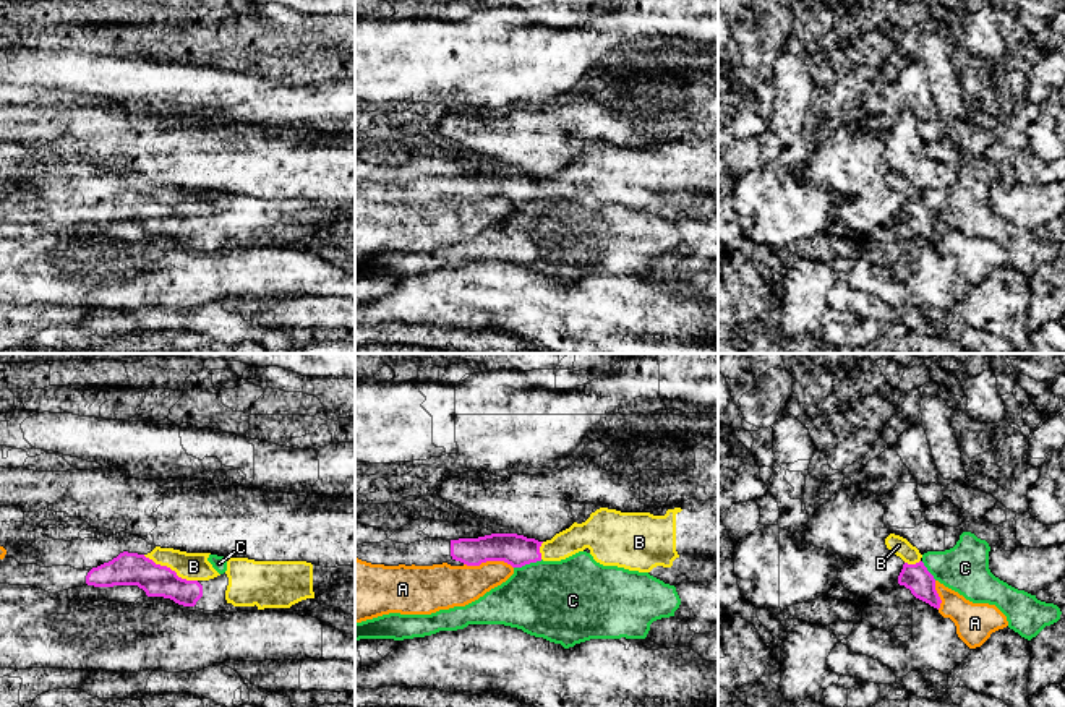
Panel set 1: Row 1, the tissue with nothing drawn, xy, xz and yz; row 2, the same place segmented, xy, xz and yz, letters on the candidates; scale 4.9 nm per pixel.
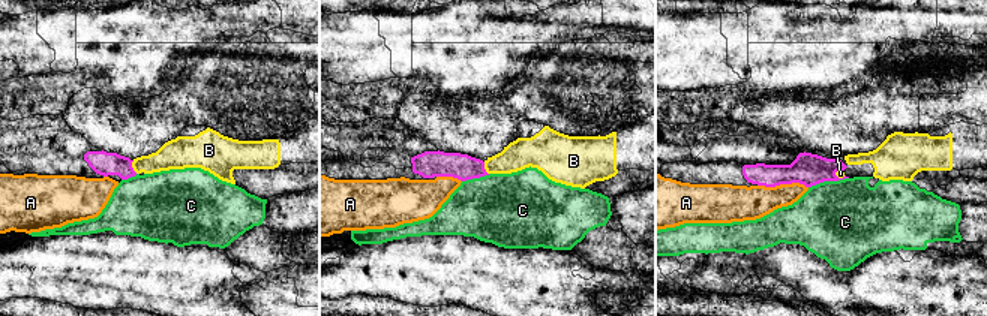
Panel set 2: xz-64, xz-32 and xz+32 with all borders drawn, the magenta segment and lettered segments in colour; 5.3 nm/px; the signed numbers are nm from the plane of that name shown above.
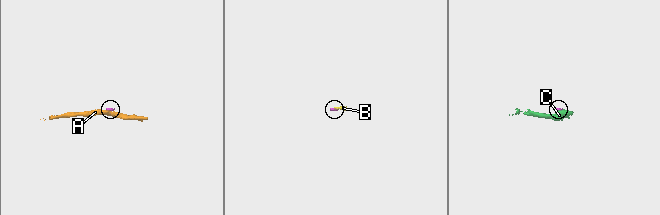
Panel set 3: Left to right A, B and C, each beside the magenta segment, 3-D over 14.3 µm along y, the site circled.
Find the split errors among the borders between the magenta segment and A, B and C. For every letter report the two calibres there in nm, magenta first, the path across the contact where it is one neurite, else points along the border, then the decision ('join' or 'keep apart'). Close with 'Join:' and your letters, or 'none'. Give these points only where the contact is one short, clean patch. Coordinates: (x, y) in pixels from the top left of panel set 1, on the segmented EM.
A: 160 nm thick on the magenta side, 220 nm on the other; border along xz (464, 563), (506, 561), (513, 568); keep apart
B: 160 nm thick on the magenta side, 140 nm on the other; runs through xy (128, 568), (169, 568), (193, 566); join
C: 160 nm thick on the magenta side, 400 nm on the other; border along xz (542, 560), (514, 568); keep apart
Join: B

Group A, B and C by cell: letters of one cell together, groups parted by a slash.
A / B / C

